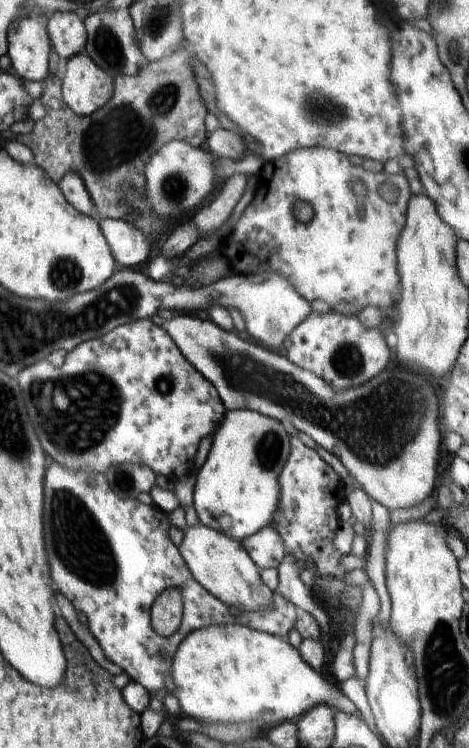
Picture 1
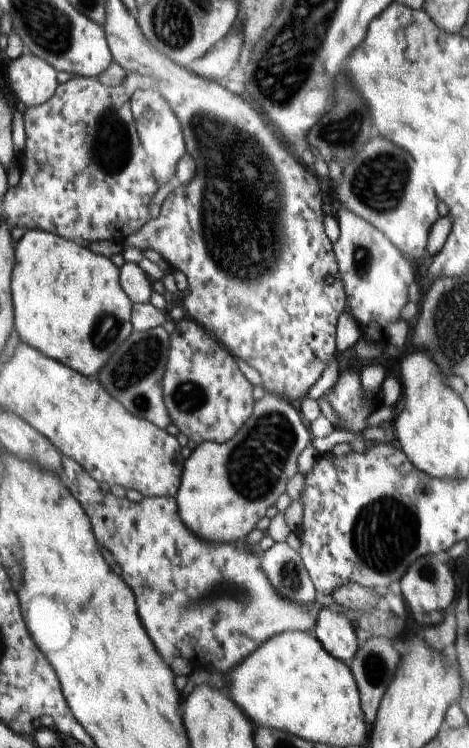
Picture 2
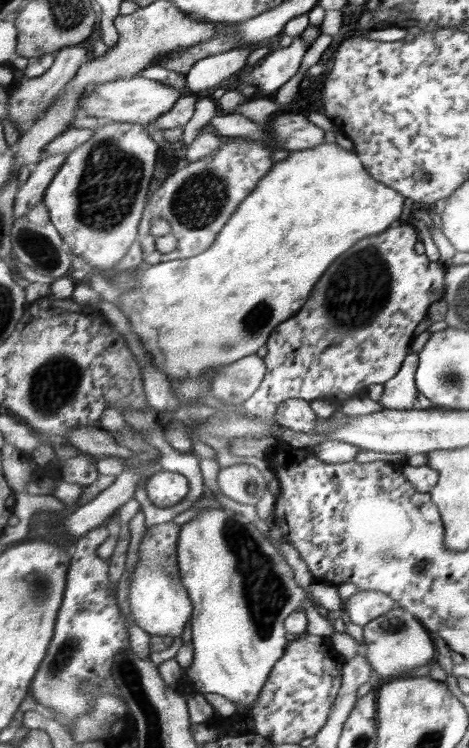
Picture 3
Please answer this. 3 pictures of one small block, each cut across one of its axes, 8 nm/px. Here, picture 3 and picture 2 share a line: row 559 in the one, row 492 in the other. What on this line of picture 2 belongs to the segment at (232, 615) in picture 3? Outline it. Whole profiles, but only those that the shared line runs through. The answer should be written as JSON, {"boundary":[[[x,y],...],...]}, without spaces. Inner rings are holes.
{"boundary":[[[265,393],[255,402],[252,416],[228,442],[206,441],[191,452],[183,464],[180,486],[175,498],[178,516],[192,534],[213,544],[228,544],[246,538],[256,529],[256,523],[266,514],[266,510],[276,504],[278,497],[286,492],[289,480],[298,473],[298,456],[313,439],[300,416],[297,405],[291,405],[281,396]]]}

